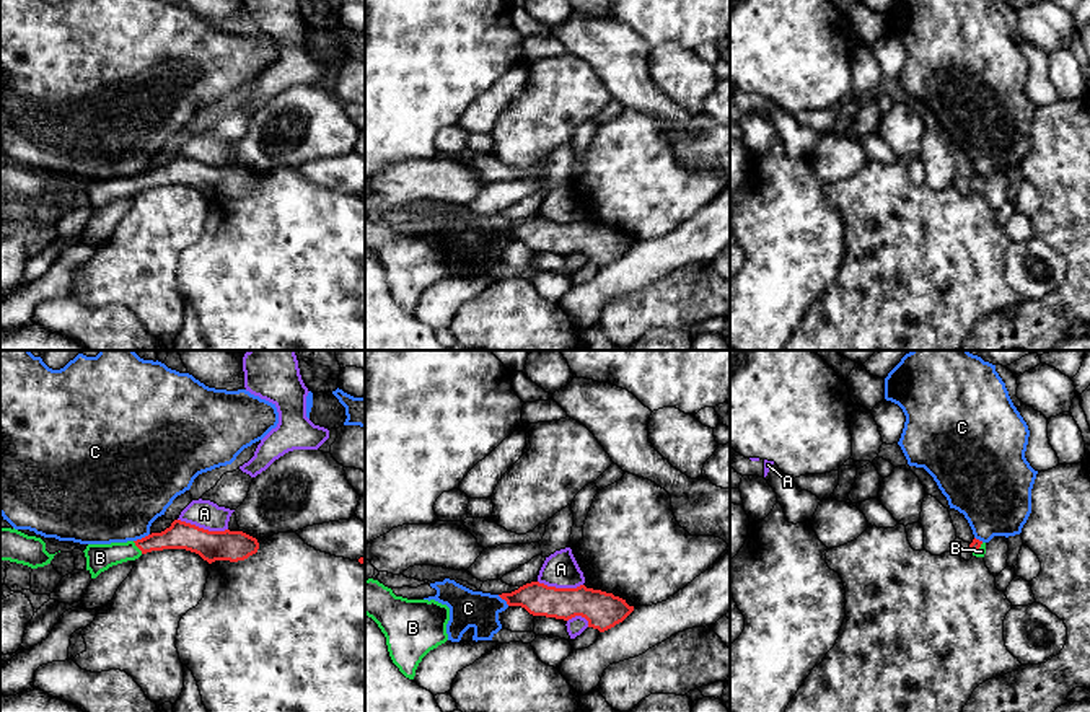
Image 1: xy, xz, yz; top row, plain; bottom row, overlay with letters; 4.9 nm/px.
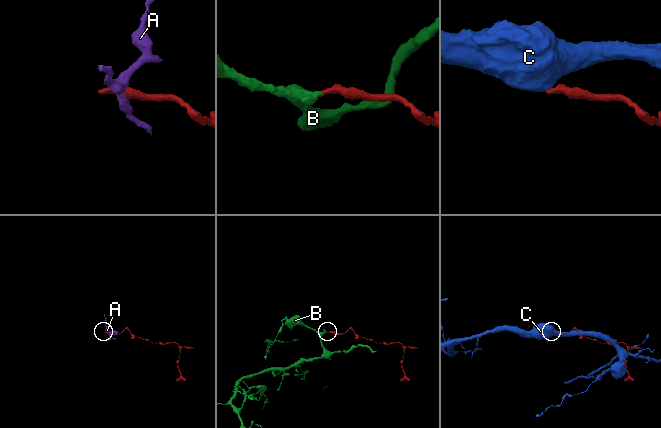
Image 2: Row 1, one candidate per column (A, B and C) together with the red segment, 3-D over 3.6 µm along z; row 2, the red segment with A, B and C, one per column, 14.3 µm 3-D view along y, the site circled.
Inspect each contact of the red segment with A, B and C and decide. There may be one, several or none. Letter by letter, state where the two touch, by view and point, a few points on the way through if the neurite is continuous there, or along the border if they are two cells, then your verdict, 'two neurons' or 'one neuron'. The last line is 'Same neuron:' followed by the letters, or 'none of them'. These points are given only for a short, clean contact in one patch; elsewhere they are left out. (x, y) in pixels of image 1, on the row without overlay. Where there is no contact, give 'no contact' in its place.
A: meets red in xy at (202, 163); border along xy (178, 153), (209, 165), (227, 165); two neurons
B: meets red in xy at (137, 181); runs through xy (181, 170), (137, 181), (100, 193); one neuron
C: meets red in xy at (142, 173); border along xy (149, 168), (134, 176); two neurons
Same neuron: B

